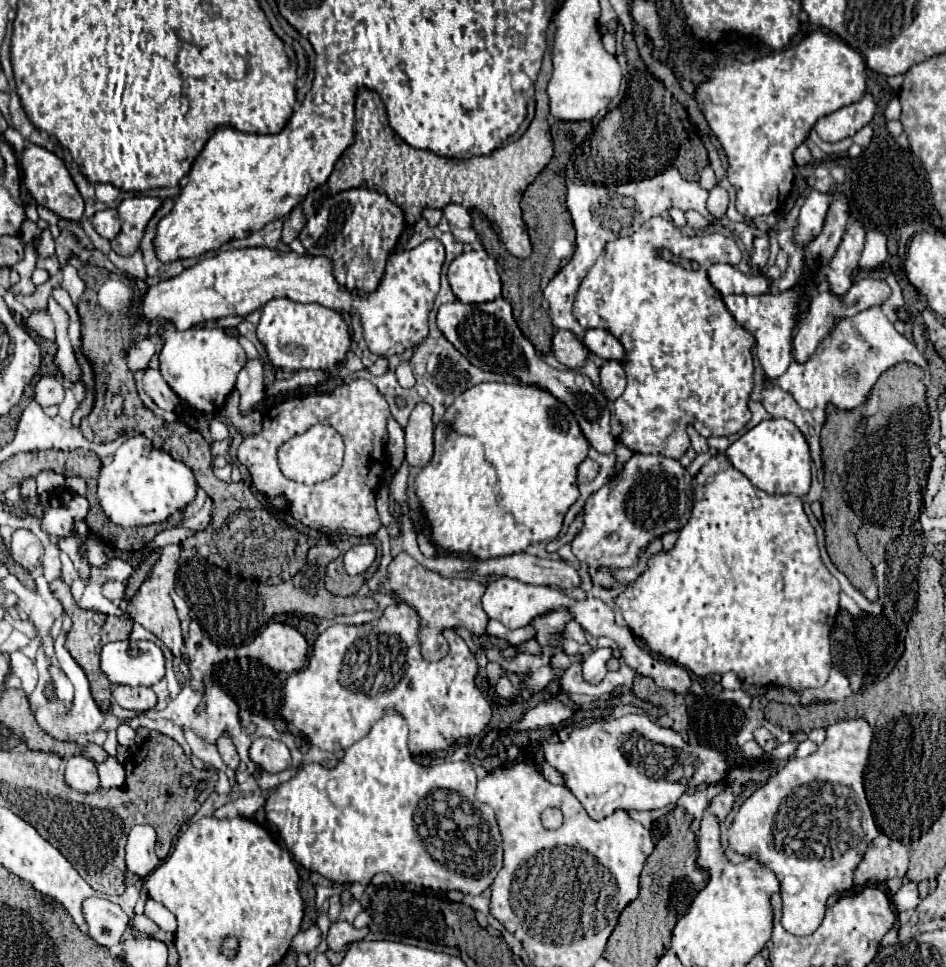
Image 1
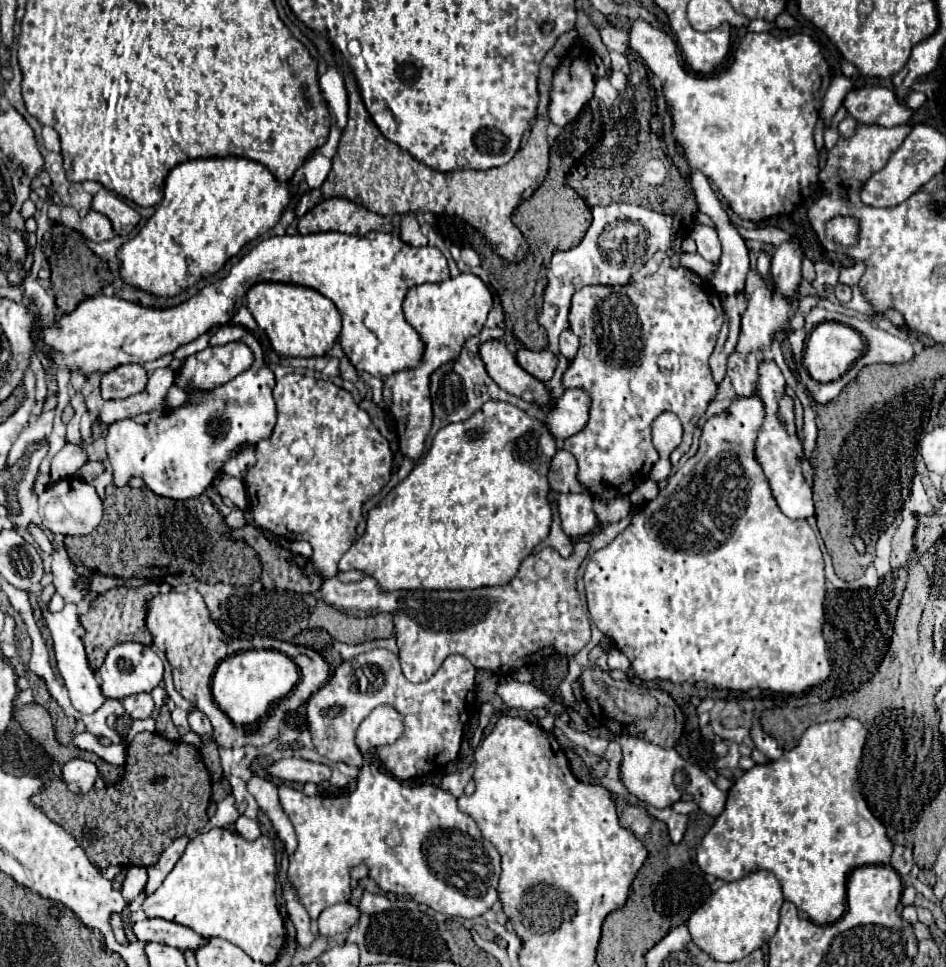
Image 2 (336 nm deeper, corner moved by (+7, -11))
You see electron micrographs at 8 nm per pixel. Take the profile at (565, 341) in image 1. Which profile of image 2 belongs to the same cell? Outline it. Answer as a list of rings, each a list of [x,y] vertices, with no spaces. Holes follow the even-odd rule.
[[[518,349],[516,351],[516,361],[518,365],[530,373],[532,377],[540,379],[540,381],[548,381],[556,369],[556,355],[552,355],[548,349],[542,351],[530,351],[530,349]]]

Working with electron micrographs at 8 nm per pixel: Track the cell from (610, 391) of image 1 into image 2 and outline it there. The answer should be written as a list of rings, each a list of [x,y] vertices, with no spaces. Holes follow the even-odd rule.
[[[566,389],[544,411],[548,431],[556,439],[576,435],[588,423],[588,395],[580,389]]]

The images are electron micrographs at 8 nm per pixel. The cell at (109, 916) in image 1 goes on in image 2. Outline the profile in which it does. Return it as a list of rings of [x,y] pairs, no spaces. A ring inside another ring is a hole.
[[[144,919],[134,925],[134,933],[138,939],[144,939],[146,943],[164,943],[170,947],[178,947],[180,951],[196,951],[202,945],[208,943],[206,937],[194,933],[192,929],[166,921],[166,919]]]

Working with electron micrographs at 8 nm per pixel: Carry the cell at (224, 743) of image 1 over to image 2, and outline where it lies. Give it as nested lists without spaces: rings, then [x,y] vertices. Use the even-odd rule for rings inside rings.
[[[190,707],[190,711],[188,711],[188,723],[190,723],[190,727],[192,727],[192,731],[196,731],[196,733],[200,733],[200,735],[206,735],[208,737],[208,741],[212,741],[212,725],[210,725],[210,721],[208,721],[208,717],[202,713],[202,711],[198,711],[196,707]]]

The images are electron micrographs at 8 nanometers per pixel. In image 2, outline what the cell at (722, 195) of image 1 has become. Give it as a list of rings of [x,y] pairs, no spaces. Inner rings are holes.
[[[696,225],[694,231],[692,231],[692,239],[696,241],[698,245],[698,253],[708,261],[708,263],[714,263],[718,265],[720,261],[720,239],[716,235],[716,231],[712,227],[706,227],[706,225]]]

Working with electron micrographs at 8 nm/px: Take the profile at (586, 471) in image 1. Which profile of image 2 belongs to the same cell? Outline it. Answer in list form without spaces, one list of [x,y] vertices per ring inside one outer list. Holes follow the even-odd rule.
[[[558,449],[556,455],[550,459],[548,483],[550,489],[558,493],[588,493],[584,491],[584,487],[580,487],[576,479],[576,459],[566,449]]]

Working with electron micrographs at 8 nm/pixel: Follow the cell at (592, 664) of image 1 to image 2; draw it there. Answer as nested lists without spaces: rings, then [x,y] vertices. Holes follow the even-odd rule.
[[[612,649],[612,651],[610,651],[610,655],[608,655],[608,665],[610,665],[610,669],[618,669],[618,671],[628,671],[628,669],[630,669],[628,657],[626,657],[622,651],[618,651],[618,649]]]

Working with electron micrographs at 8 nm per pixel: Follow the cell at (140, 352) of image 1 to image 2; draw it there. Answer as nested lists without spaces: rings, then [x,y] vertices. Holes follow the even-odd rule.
[[[120,365],[110,373],[104,373],[100,379],[102,397],[108,399],[126,399],[144,391],[148,381],[142,365]]]

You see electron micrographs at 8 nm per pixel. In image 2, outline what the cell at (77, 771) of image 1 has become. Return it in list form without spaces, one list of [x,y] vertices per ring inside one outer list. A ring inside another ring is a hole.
[[[72,759],[62,767],[62,779],[66,781],[68,789],[74,793],[86,793],[94,787],[98,777],[98,769],[94,763],[84,759]]]

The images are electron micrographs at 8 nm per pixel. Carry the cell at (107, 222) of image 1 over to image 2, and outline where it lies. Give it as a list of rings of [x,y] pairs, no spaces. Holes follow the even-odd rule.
[[[88,211],[88,215],[82,219],[82,233],[94,241],[94,243],[100,243],[100,241],[108,241],[114,237],[114,229],[112,229],[112,223],[106,215],[102,213],[96,213],[96,211]]]

